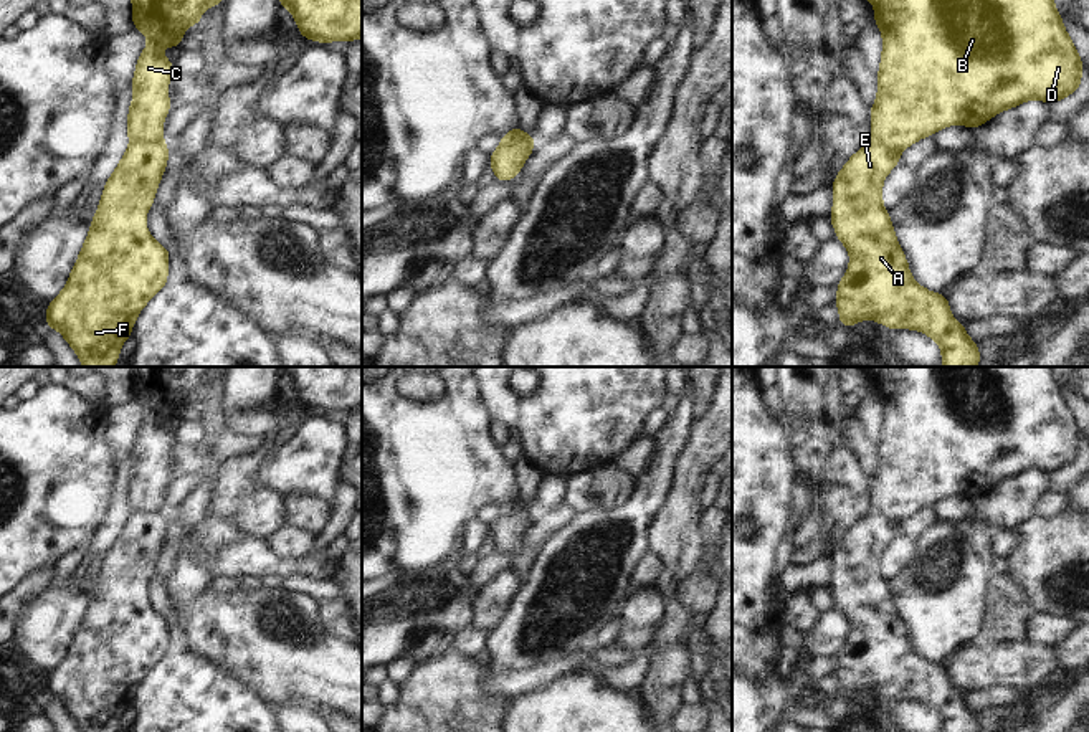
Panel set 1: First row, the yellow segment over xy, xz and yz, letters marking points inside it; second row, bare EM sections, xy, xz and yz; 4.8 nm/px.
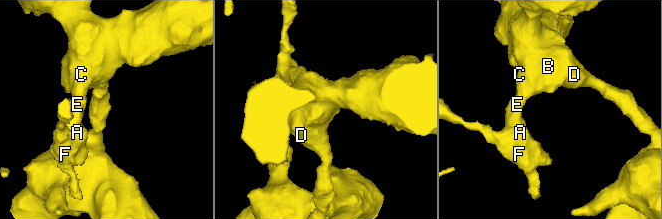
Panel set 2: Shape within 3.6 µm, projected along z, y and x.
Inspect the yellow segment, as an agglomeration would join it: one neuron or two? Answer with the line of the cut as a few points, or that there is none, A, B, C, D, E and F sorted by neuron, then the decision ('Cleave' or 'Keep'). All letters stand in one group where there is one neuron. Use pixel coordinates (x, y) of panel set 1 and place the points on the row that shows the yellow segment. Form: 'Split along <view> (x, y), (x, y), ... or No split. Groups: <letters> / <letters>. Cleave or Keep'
Split along xy (162, 139), (131, 142). Groups: A E F / B C D. Cleave.

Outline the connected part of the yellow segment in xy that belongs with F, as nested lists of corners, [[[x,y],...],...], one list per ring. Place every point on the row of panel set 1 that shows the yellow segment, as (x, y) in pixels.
[[[131,142],[104,183],[91,230],[64,289],[46,307],[46,327],[61,332],[84,367],[117,364],[119,347],[131,337],[139,312],[167,284],[170,251],[145,226],[167,160],[167,142]]]

